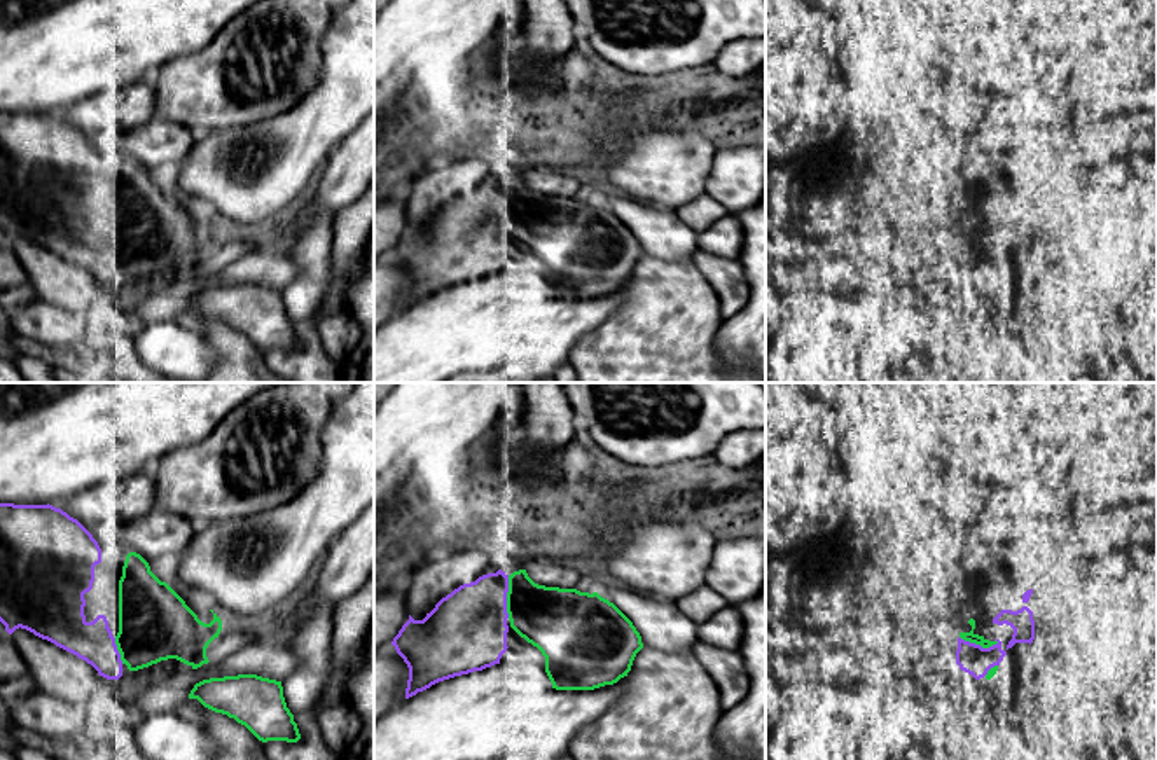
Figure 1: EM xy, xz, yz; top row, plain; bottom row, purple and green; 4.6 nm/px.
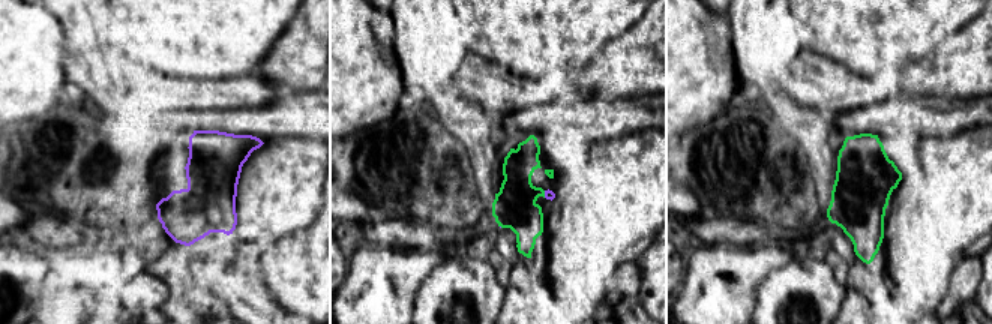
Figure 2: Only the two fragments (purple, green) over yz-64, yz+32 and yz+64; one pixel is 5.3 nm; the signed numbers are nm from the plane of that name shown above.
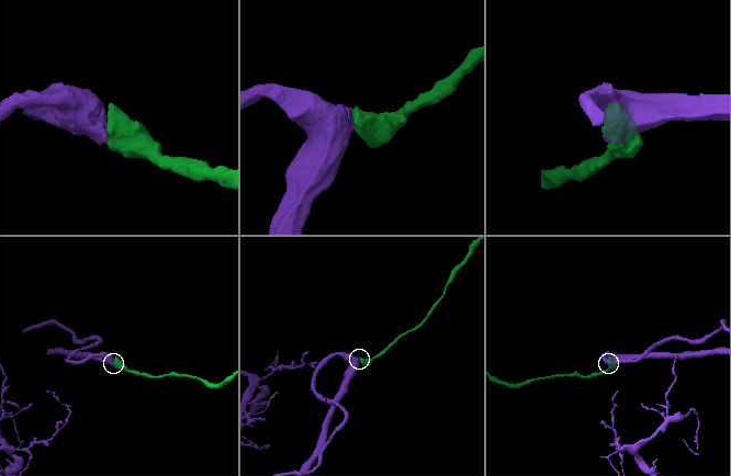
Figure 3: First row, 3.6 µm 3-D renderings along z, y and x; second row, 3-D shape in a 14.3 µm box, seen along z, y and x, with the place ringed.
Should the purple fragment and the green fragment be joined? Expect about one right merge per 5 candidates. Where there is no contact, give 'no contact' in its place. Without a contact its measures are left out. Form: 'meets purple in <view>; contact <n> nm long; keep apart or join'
meets purple in xz; contact 200 nm long; join

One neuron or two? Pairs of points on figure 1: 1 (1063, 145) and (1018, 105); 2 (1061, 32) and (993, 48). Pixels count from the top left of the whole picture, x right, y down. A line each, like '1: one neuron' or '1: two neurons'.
1: two neurons
2: one neuron

